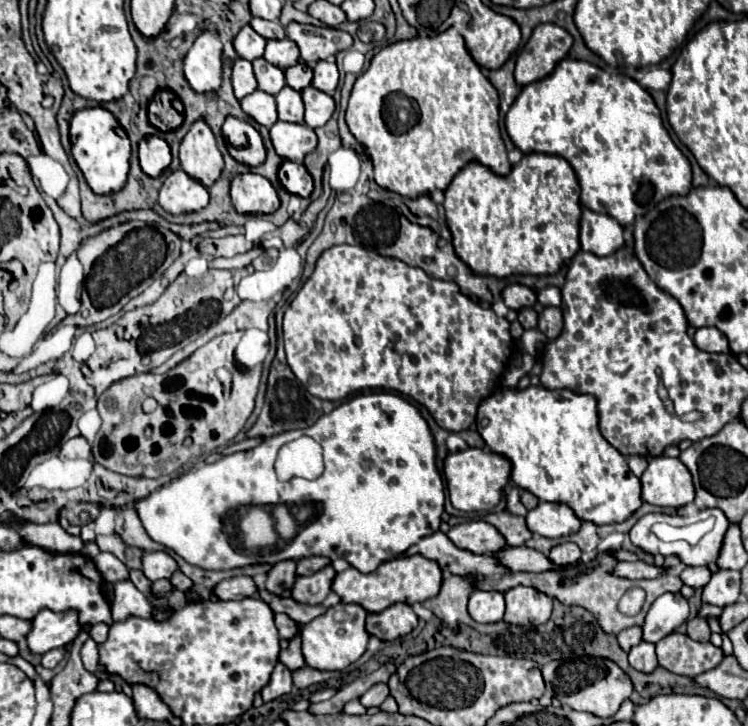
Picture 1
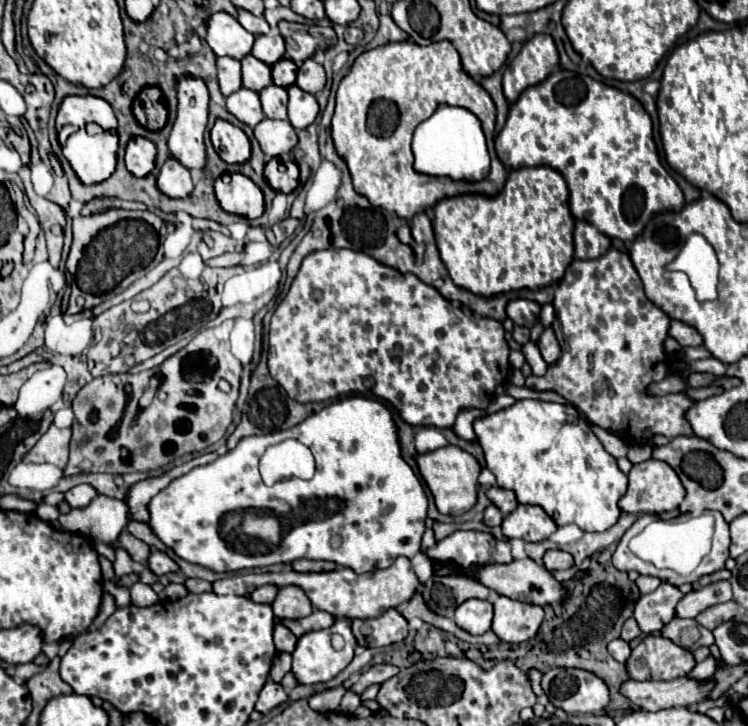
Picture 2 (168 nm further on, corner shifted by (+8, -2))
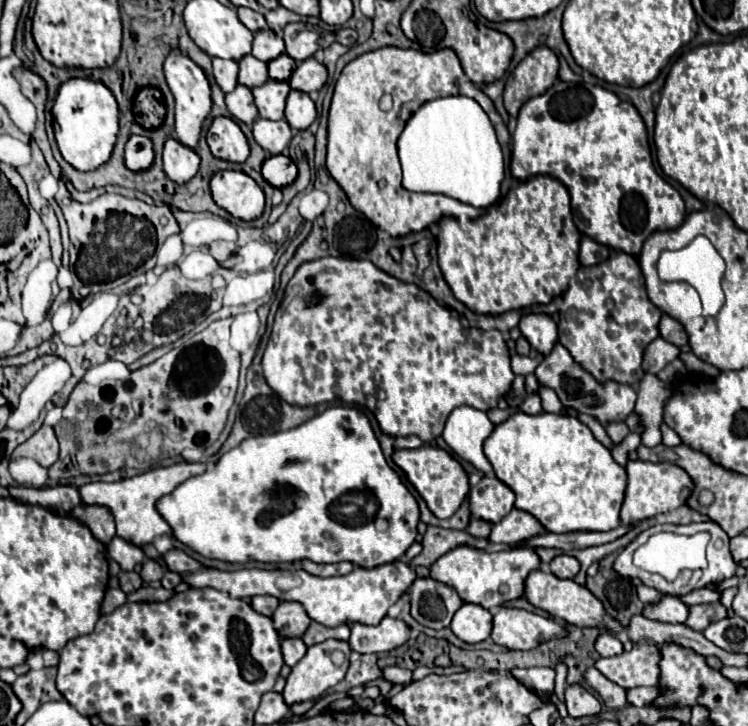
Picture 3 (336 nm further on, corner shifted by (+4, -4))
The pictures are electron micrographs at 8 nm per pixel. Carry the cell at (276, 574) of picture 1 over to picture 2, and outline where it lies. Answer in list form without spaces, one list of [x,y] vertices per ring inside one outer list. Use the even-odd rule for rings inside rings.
[[[264,585],[264,587],[258,587],[250,597],[256,603],[272,603],[274,597],[276,597],[276,593],[278,593],[276,585]]]

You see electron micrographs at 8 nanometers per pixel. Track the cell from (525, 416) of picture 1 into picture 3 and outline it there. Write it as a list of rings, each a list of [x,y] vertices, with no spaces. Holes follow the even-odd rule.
[[[516,411],[504,423],[496,425],[492,435],[484,441],[484,455],[494,467],[494,473],[514,493],[514,507],[534,515],[550,533],[570,531],[610,531],[620,525],[620,507],[626,491],[626,469],[620,467],[610,451],[594,439],[592,431],[576,417],[562,417],[556,413],[526,415]]]

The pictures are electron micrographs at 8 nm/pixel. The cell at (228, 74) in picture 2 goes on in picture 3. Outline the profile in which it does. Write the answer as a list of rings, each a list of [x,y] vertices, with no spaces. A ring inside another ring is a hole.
[[[214,57],[212,71],[214,71],[214,79],[216,79],[218,87],[224,93],[230,93],[238,85],[238,63],[236,61]]]

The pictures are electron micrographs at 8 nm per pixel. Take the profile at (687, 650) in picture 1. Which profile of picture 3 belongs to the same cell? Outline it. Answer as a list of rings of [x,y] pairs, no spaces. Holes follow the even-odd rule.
[[[638,641],[632,651],[616,657],[600,657],[594,667],[624,689],[640,685],[652,687],[656,685],[656,677],[660,677],[660,669],[656,669],[656,647],[648,641]]]

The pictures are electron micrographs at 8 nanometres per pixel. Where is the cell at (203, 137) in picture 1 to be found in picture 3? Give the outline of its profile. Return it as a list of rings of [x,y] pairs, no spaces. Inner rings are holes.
[[[172,49],[166,55],[164,75],[166,75],[166,83],[174,95],[174,101],[176,101],[176,137],[180,137],[180,141],[184,141],[184,145],[192,145],[192,149],[196,149],[200,131],[202,131],[202,123],[208,117],[210,107],[212,107],[210,83],[208,83],[204,71],[190,57],[186,57],[180,49]]]

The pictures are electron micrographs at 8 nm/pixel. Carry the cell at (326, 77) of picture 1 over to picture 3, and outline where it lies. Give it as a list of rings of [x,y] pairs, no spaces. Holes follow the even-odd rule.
[[[308,57],[294,69],[294,73],[288,79],[288,85],[296,91],[310,93],[310,91],[320,91],[326,79],[328,79],[326,67],[318,63],[314,57]]]

